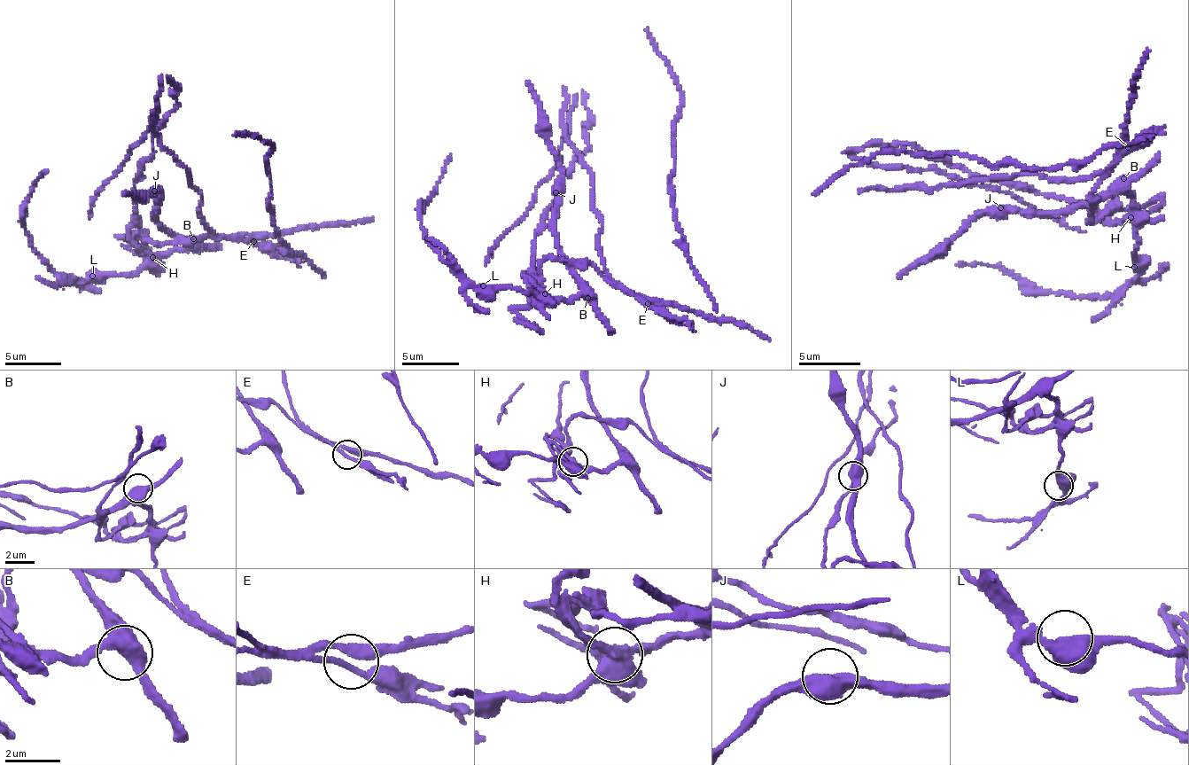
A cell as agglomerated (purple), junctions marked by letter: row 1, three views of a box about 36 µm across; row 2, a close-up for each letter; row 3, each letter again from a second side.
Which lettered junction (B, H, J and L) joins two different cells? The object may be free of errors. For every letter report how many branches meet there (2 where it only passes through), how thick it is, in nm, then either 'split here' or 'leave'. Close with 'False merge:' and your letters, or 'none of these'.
B: 4 branches meet; 440 nm thick; leave
H: 4 branches meet; 400 nm thick; split here
J: 2 branches meet; 500 nm thick; leave
L: 3 branches meet; 440 nm thick; leave
False merge: H

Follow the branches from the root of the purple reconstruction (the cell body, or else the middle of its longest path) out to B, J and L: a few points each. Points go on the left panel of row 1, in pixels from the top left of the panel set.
B: (158, 243), (177, 239), (178, 242), (184, 239), (184, 242), (193, 238)
J: (158, 243), (174, 240), (171, 232), (159, 222), (154, 191)
L: (158, 243), (151, 243), (141, 234), (135, 235), (133, 238), (149, 259), (146, 262), (135, 272), (92, 276)

